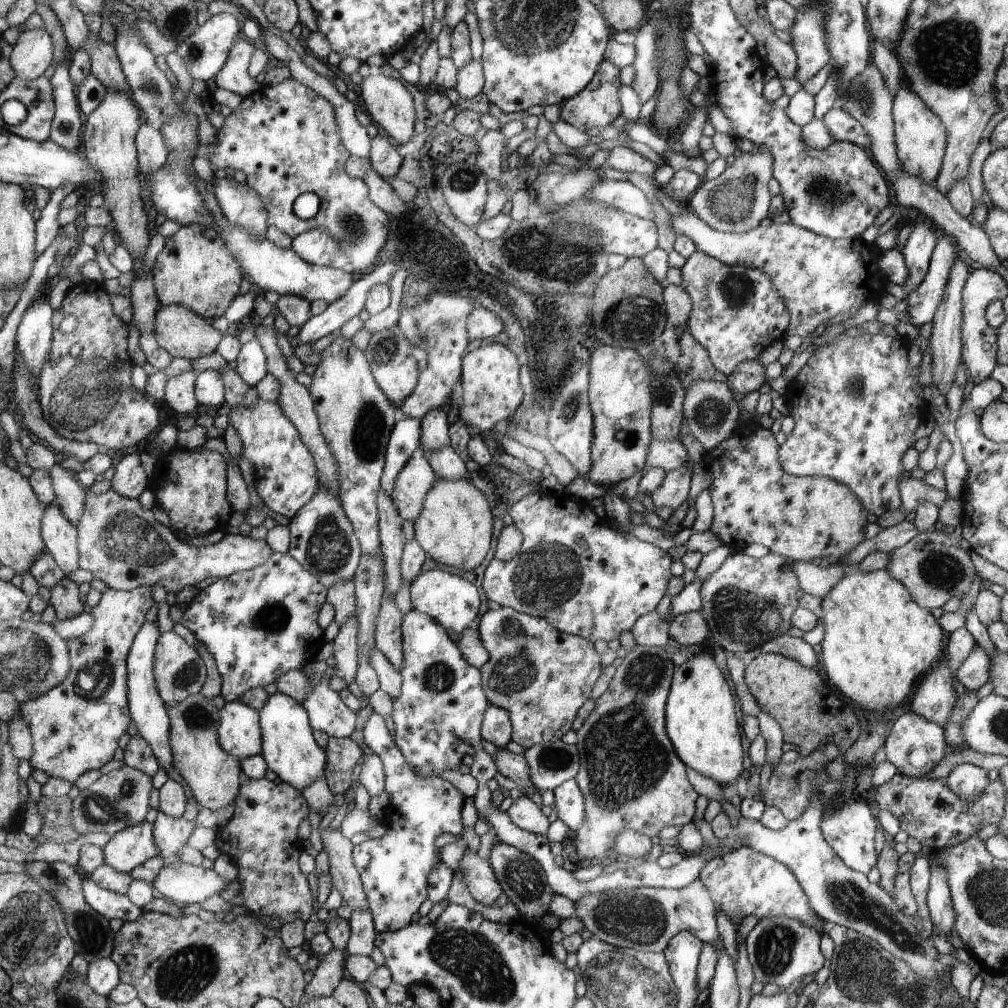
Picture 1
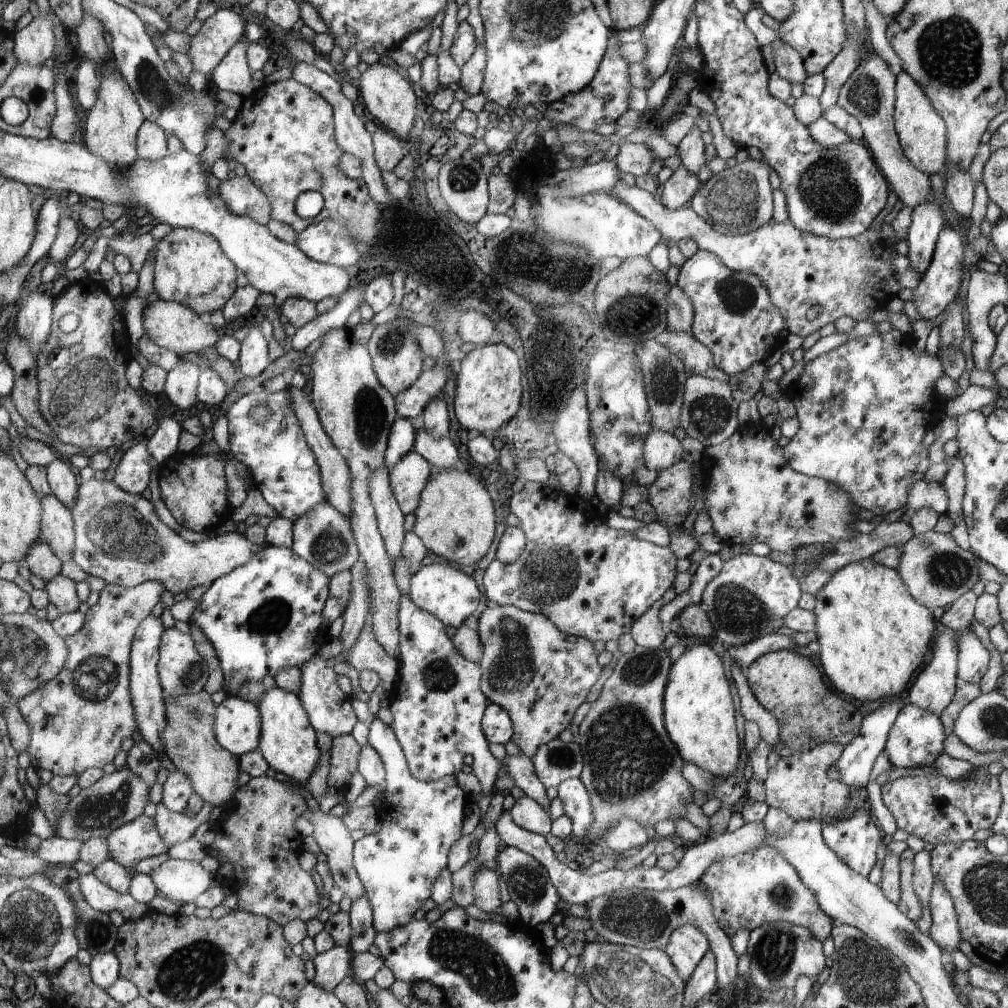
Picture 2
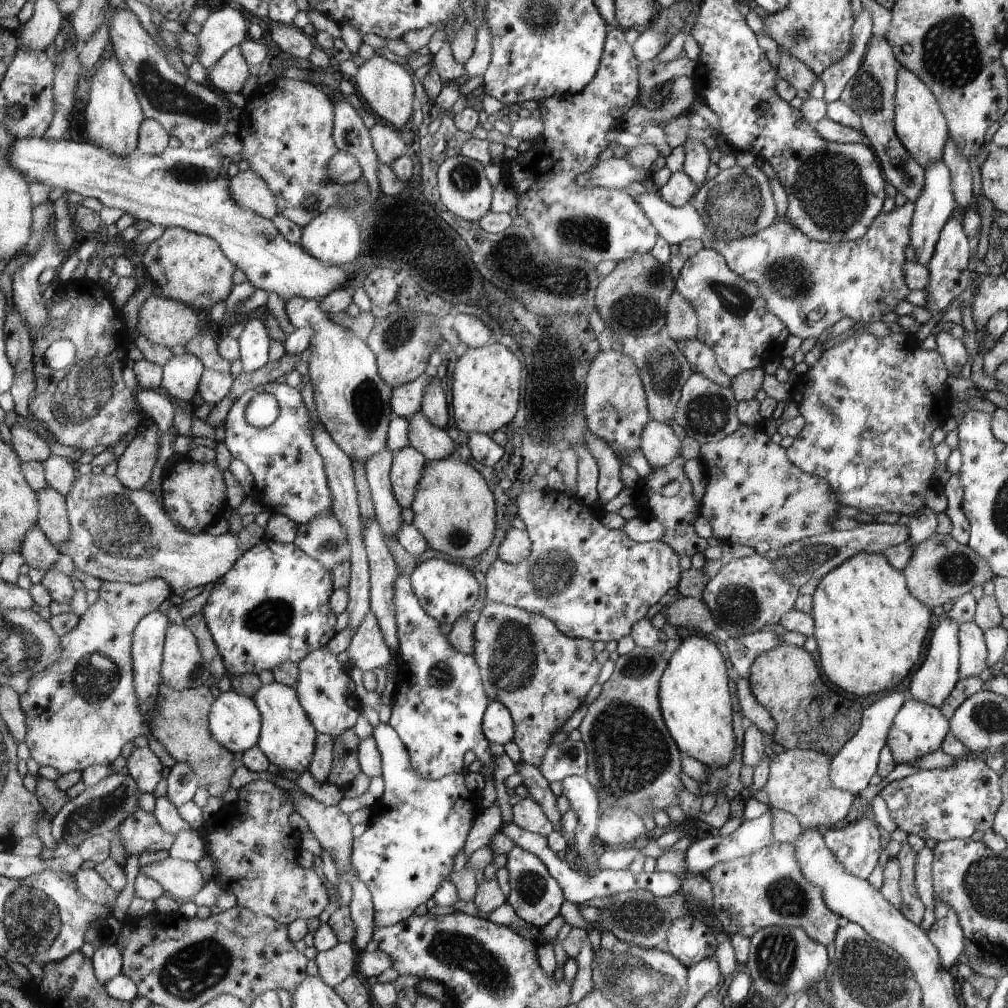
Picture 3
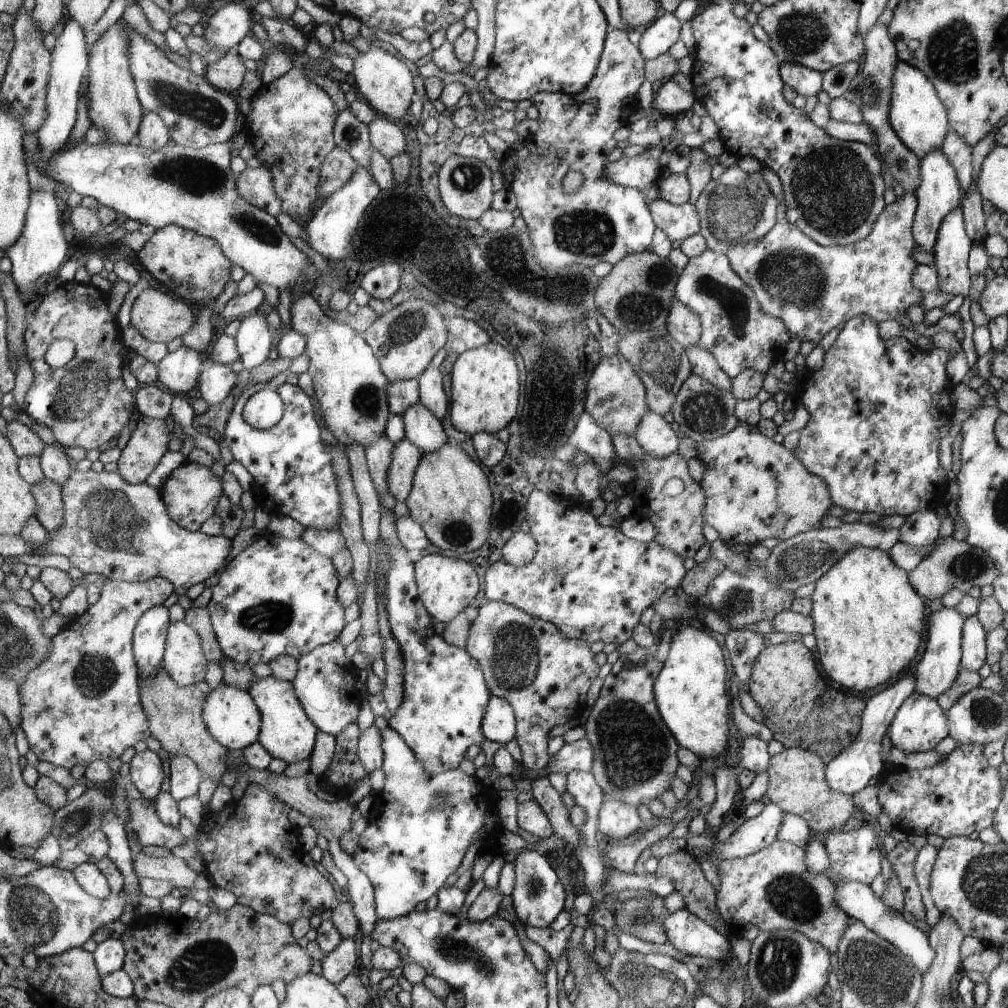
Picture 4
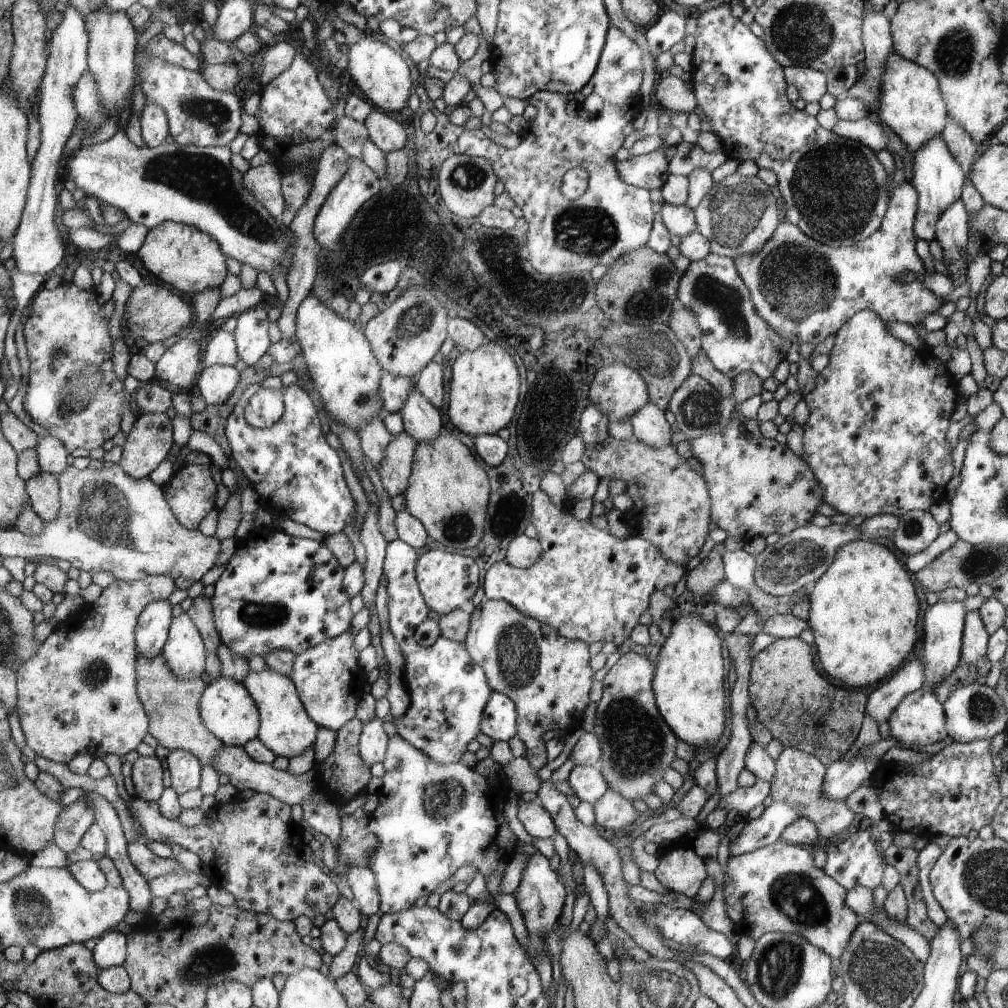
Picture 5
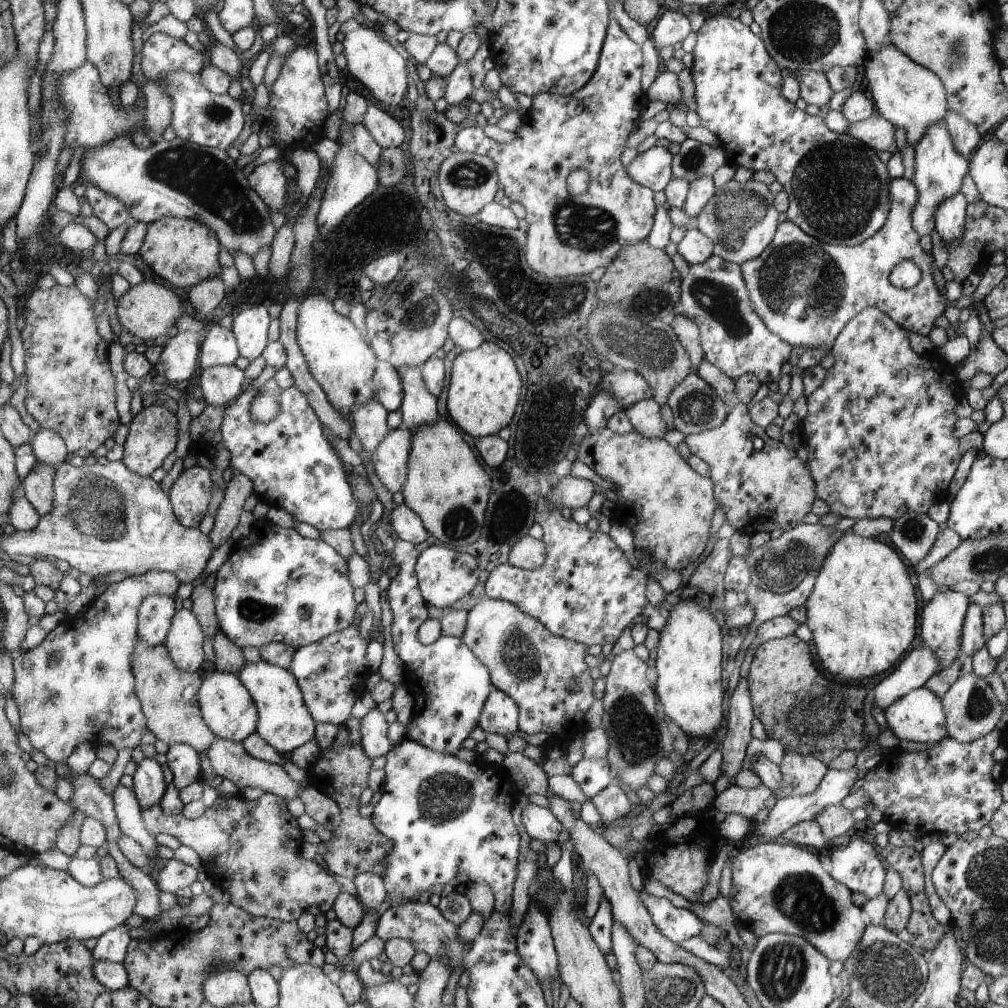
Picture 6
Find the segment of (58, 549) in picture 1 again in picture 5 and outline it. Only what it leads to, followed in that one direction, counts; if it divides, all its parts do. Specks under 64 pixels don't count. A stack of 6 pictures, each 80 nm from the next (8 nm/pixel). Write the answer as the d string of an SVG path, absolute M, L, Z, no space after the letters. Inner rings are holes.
M38 472L25 481L30 498L30 506L43 522L52 522L61 509L61 496L58 496L58 480L48 472Z

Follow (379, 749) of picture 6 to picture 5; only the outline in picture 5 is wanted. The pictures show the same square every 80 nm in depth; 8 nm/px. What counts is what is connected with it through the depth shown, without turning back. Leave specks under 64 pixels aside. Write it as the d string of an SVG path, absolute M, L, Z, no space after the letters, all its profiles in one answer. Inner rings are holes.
M372 718L366 722L365 731L361 737L361 756L373 766L383 762L389 748L389 736L386 734L382 719Z

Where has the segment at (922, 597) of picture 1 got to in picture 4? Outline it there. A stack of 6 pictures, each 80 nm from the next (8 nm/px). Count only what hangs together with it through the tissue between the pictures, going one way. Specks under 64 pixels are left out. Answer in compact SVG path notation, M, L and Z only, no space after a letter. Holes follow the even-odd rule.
M940 537L935 541L934 552L928 554L923 562L920 562L914 568L914 571L908 573L908 580L912 584L912 588L922 596L926 602L931 600L941 600L942 596L950 590L956 590L967 594L973 586L990 585L1000 572L994 566L992 560L989 559L988 552L970 546L965 541L958 541L954 538L948 537L941 539Z

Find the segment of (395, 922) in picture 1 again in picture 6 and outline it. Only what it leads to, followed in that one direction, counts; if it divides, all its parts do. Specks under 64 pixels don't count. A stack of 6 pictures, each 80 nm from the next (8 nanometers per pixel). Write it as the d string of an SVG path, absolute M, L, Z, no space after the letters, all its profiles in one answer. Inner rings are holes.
M406 739L404 742L400 742L398 746L393 746L393 749L385 756L386 764L384 771L386 771L386 778L384 778L384 784L381 787L383 794L380 802L374 808L374 814L371 816L371 818L374 818L378 831L381 831L382 834L394 842L394 850L386 858L386 874L382 874L381 876L386 886L386 892L388 892L385 900L390 902L390 906L398 906L398 904L403 904L405 901L412 901L412 898L418 892L427 892L430 886L452 883L452 880L458 876L458 872L464 872L464 874L470 876L470 882L484 881L492 889L492 892L494 892L494 909L502 912L502 914L509 914L514 898L519 857L521 856L521 852L519 851L520 834L512 821L512 811L516 803L521 801L521 795L514 785L509 772L502 765L489 764L481 759L469 763L459 760L453 755L440 754L440 752L422 746L421 743L413 742L412 739Z

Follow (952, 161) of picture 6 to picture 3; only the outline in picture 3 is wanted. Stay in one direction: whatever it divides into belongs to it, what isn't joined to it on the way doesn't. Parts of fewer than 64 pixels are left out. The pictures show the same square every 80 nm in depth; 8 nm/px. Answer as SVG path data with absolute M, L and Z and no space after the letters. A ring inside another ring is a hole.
M943 160L930 162L924 170L924 188L916 200L914 216L910 224L910 246L916 251L916 262L927 266L934 255L935 245L944 224L948 222L950 216L957 213L957 207L952 192L952 176Z

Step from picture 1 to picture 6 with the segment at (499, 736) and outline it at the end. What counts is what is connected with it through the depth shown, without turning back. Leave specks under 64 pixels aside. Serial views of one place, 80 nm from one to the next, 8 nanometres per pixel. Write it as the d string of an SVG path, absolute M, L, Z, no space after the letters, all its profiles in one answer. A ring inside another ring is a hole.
M494 687L485 702L478 725L486 733L498 734L508 740L519 731L520 708L508 694Z

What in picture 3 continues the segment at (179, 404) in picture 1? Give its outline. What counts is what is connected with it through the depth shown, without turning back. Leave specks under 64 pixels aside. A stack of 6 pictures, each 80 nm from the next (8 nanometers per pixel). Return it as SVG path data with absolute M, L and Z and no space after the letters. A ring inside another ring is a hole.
M191 353L174 355L162 366L162 388L172 398L190 402L199 391L200 376L205 367Z

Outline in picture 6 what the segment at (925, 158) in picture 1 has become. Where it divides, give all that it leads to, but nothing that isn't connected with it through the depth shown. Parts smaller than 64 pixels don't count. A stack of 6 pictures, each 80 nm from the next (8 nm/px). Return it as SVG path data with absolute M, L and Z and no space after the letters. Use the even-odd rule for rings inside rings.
M887 43L880 50L870 50L863 66L876 113L894 124L896 129L902 128L911 147L916 147L922 134L926 133L926 126L945 120L948 108L942 80L928 68L908 58L902 50L898 50L898 46Z

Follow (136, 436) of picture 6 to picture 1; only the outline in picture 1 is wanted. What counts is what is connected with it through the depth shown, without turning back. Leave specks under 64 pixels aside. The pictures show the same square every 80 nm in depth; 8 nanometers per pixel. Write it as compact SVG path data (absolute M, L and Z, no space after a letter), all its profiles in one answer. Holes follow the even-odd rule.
M127 452L126 456L118 462L116 466L116 474L112 478L112 487L126 496L126 498L138 498L144 490L146 490L146 474L140 466L140 452Z

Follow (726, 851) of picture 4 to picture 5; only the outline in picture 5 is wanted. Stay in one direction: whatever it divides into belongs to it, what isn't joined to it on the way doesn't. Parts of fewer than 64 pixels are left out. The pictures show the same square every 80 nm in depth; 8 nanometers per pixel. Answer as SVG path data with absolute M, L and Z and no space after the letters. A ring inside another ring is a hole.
M774 801L762 812L762 816L758 816L756 820L747 820L744 830L730 844L730 856L747 854L772 845L780 839L781 833L792 822L800 818L802 812L798 812L794 806L788 806L786 802Z

